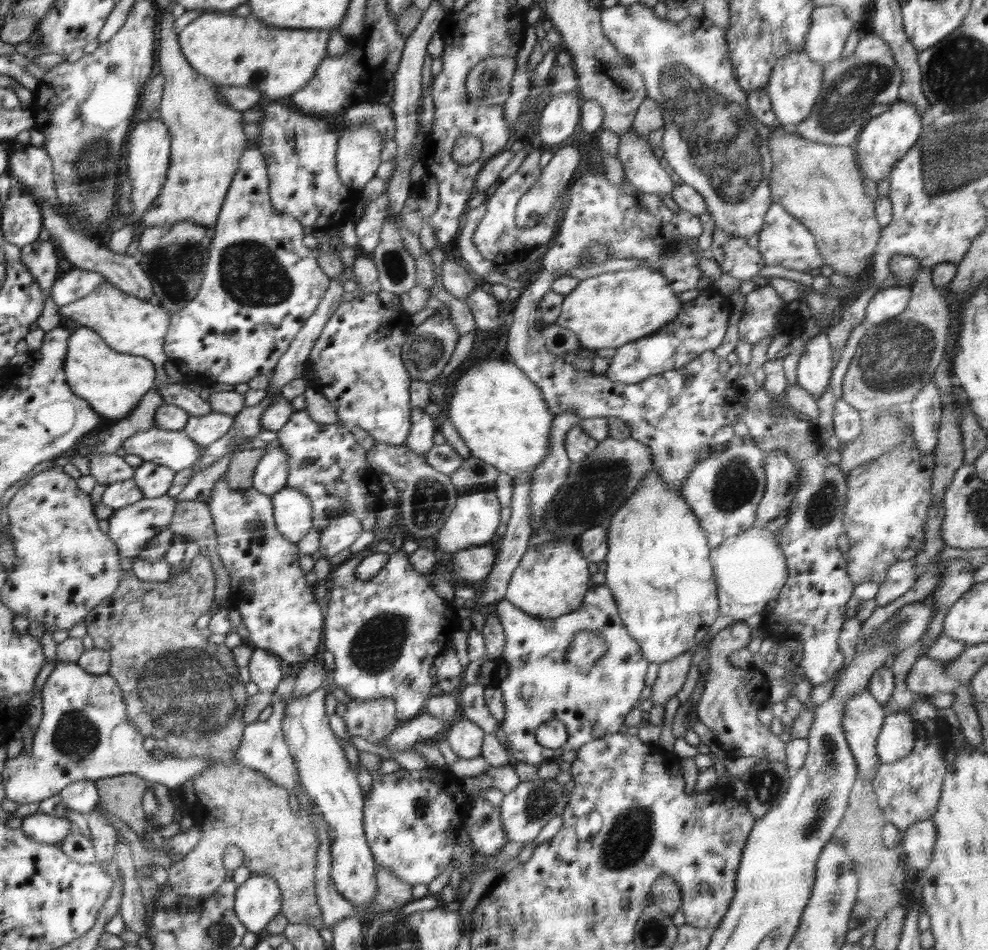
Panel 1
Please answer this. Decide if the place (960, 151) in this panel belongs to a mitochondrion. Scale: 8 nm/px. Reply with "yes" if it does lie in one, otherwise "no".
yes

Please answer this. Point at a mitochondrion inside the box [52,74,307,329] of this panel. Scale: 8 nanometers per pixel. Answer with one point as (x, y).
(250, 273)

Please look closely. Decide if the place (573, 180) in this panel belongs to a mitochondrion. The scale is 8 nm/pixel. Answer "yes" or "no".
no

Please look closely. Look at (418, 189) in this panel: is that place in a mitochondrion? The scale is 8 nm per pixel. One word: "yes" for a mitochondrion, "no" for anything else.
no

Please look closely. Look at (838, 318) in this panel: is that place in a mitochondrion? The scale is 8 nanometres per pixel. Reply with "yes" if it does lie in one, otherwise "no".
no

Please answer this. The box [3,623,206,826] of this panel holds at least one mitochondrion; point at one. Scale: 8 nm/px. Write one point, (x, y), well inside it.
(76, 737)

